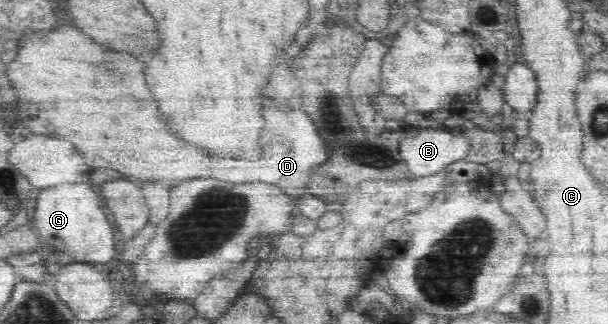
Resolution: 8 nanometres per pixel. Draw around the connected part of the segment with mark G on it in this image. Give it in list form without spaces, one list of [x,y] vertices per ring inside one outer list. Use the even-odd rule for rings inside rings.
[[[59,184],[55,188],[43,188],[36,200],[37,207],[33,219],[35,222],[31,222],[31,224],[37,234],[41,236],[41,238],[37,237],[39,240],[43,240],[41,242],[41,244],[45,244],[43,247],[47,250],[47,244],[51,246],[51,250],[47,251],[53,252],[53,254],[47,254],[47,257],[51,258],[51,262],[54,262],[55,258],[59,258],[56,261],[62,265],[71,262],[89,263],[112,260],[115,236],[107,216],[99,208],[99,198],[91,186]],[[79,222],[83,226],[83,232],[79,232]]]

